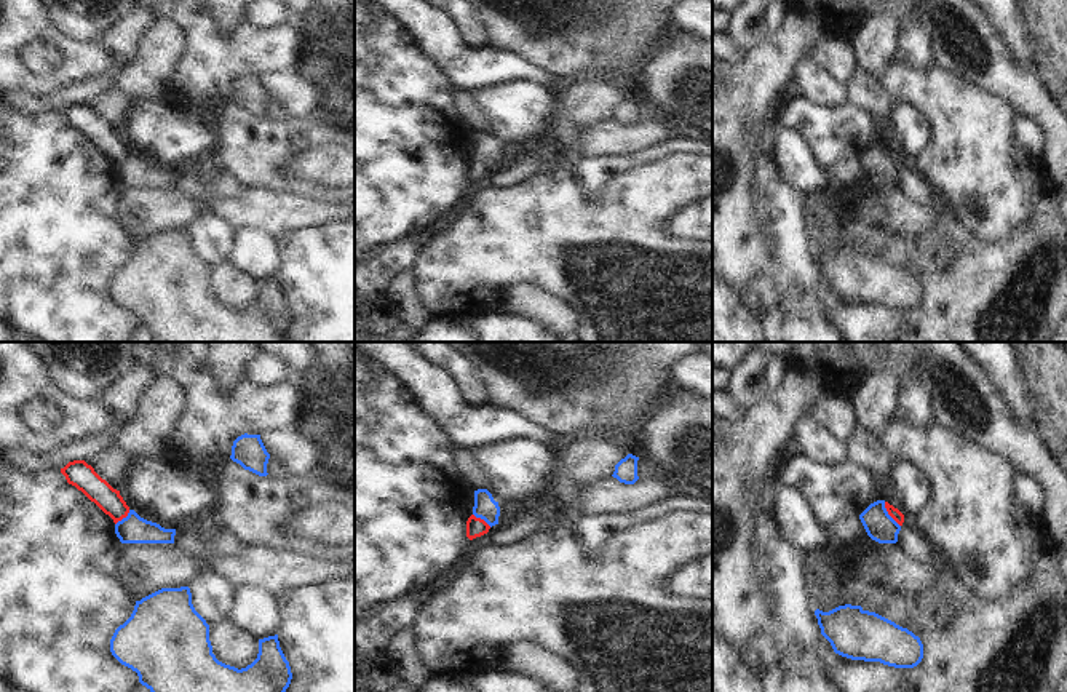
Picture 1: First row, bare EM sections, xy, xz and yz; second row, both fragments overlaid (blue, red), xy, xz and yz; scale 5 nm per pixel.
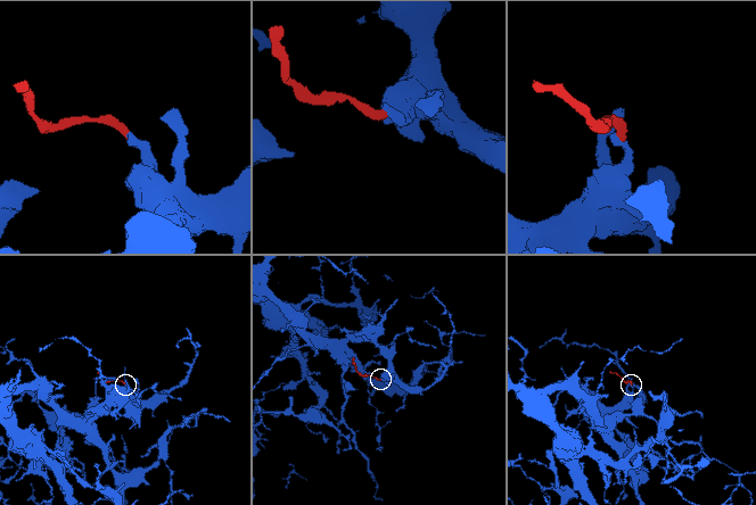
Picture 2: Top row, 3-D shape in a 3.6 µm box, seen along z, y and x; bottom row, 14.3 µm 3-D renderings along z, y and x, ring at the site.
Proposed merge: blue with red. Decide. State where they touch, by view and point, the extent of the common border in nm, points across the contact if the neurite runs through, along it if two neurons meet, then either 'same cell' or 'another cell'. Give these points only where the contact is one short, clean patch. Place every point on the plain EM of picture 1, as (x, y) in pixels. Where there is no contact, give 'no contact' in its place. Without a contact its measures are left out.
meets blue in yz at (888, 157); contact 150 nm long; border along yz (884, 144), (888, 157), (900, 168); another cell

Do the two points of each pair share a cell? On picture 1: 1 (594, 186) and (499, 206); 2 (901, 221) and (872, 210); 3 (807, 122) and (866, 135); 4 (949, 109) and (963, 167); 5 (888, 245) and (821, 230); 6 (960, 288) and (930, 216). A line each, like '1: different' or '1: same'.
1: different
2: same
3: same
4: same
5: same
6: different

